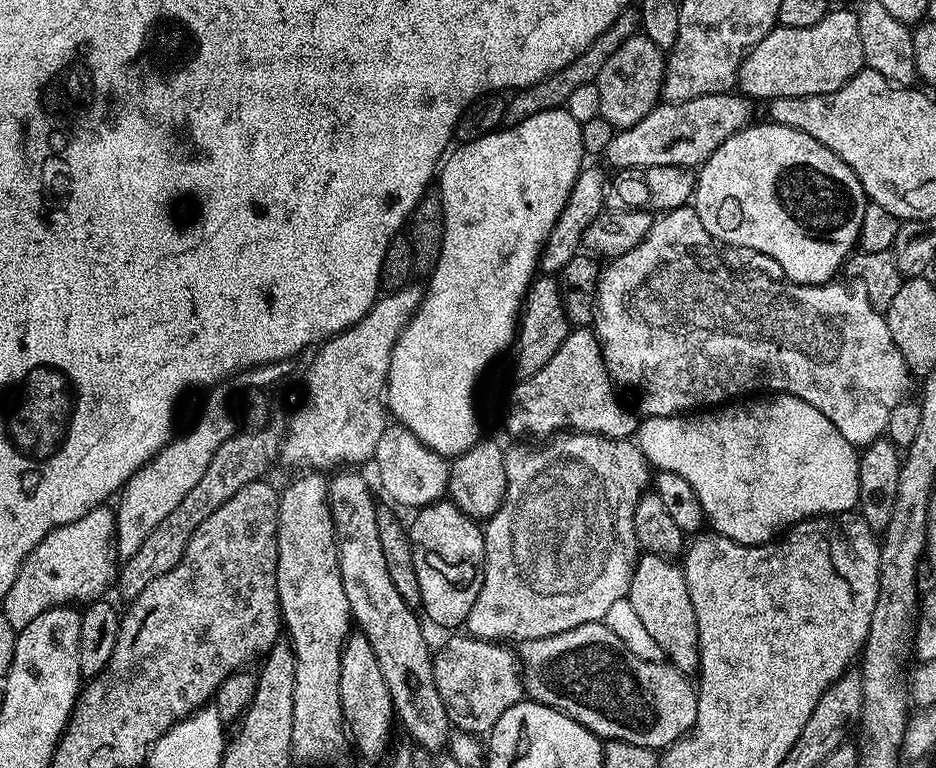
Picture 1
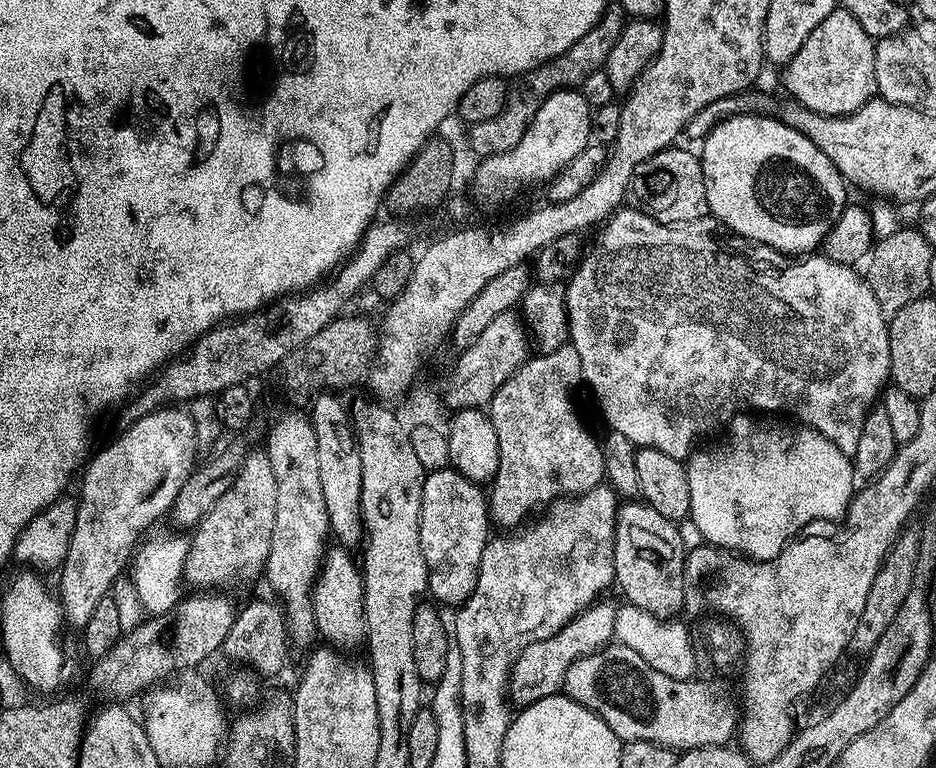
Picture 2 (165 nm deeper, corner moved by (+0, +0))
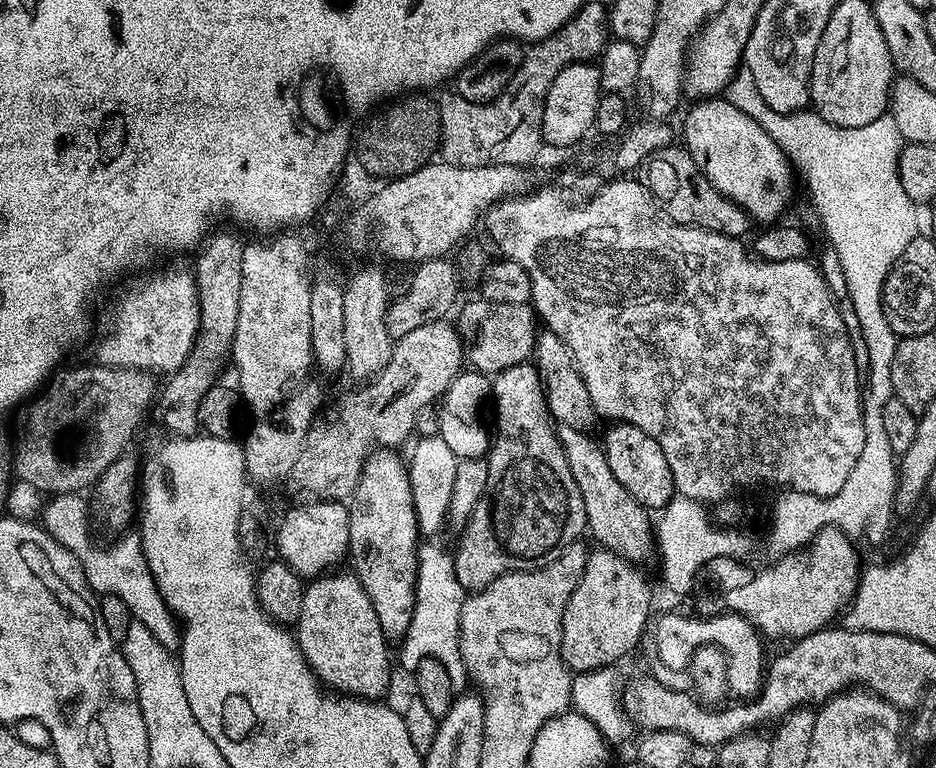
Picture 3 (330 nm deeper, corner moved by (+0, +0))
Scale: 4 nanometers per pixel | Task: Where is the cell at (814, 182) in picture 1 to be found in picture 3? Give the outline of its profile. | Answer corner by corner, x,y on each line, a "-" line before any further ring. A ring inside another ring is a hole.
705,98
691,106
684,116
682,144
703,170
704,177
753,221
761,220
764,226
779,221
784,207
792,200
794,169
788,155
754,118
746,118
727,98

